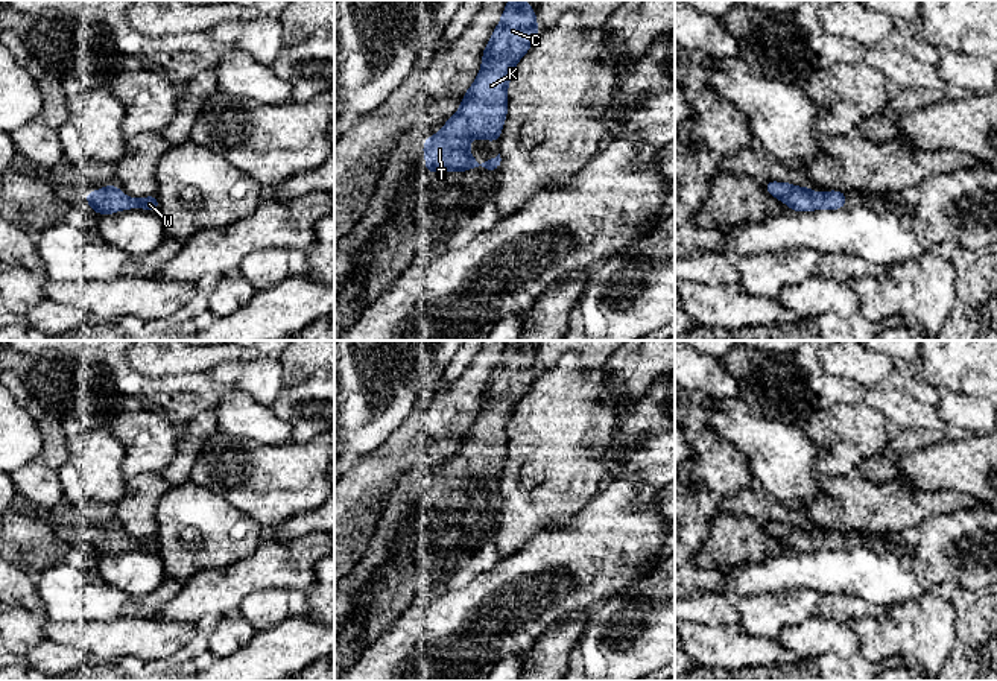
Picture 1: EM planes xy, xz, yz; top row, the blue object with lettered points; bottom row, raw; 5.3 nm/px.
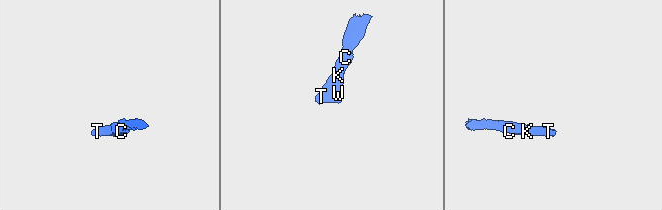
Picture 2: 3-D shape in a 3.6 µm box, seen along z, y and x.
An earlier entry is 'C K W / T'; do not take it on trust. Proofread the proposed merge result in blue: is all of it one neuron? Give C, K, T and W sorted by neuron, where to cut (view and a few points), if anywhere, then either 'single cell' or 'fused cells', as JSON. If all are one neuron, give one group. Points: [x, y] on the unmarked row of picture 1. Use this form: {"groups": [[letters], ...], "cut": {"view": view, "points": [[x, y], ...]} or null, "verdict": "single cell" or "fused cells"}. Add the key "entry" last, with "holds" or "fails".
{"groups": [["C", "K", "T", "W"]], "cut": null, "verdict": "single cell", "entry": "fails"}

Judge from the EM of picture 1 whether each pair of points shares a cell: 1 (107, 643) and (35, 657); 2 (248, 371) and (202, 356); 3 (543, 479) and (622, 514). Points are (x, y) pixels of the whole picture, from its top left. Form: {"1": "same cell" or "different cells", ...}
{"1": "different cells", "2": "different cells", "3": "different cells"}

